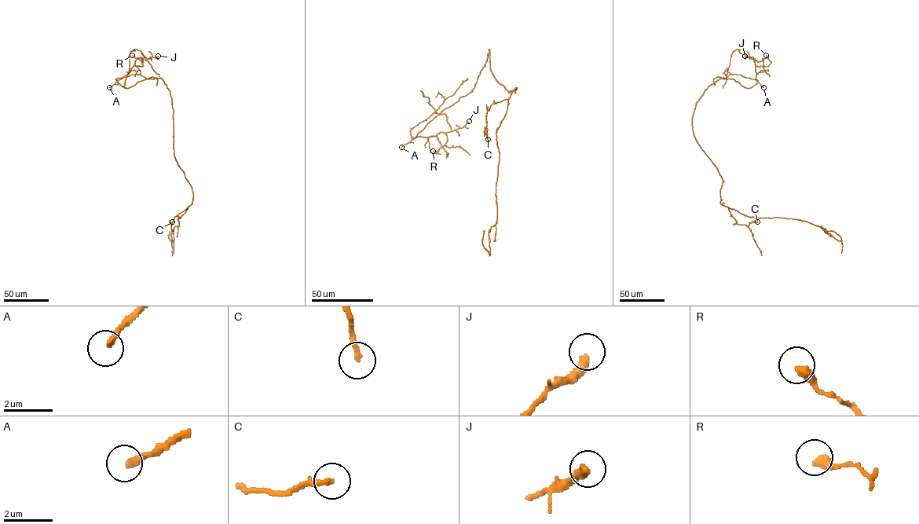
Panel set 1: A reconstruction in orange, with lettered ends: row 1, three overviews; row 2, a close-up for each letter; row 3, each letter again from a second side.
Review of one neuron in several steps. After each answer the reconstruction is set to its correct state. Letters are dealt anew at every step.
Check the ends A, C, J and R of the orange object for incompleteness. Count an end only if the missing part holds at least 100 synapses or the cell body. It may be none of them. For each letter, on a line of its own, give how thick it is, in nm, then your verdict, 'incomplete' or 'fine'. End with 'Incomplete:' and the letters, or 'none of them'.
A: calibre 280 nm; incomplete
C: calibre 220 nm; fine
J: calibre 360 nm; fine
R: calibre 380 nm; fine
Incomplete: A

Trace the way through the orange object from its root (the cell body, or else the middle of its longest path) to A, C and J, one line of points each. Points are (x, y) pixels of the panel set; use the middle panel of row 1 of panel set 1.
A: (489, 51), (485, 66), (472, 90), (444, 108), (401, 147)
C: (489, 51), (490, 70), (496, 80), (508, 91), (517, 88), (508, 99), (493, 102), (487, 110), (488, 139)
J: (489, 51), (474, 87), (444, 108), (412, 139), (455, 130), (469, 121)

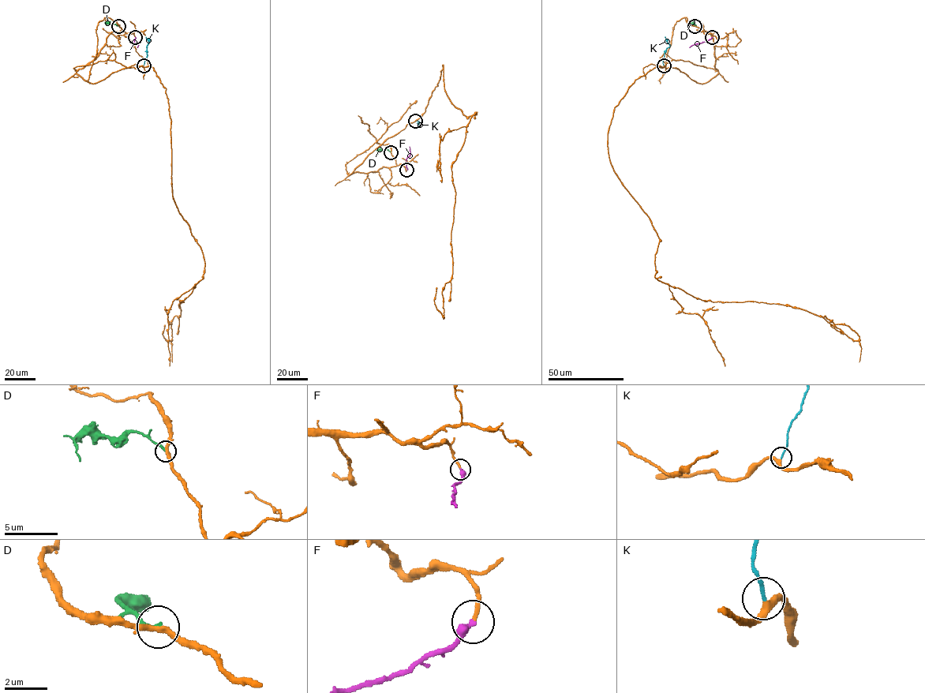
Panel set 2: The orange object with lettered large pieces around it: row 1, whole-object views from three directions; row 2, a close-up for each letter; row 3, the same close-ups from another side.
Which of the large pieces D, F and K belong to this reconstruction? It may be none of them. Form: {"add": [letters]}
{"add": ["F", "K"]}

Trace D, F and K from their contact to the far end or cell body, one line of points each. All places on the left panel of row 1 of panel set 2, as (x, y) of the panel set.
D: (118, 26), (106, 23), (106, 25)
F: (135, 37), (133, 42), (138, 43), (137, 47)
K: (143, 65), (149, 42), (146, 37)

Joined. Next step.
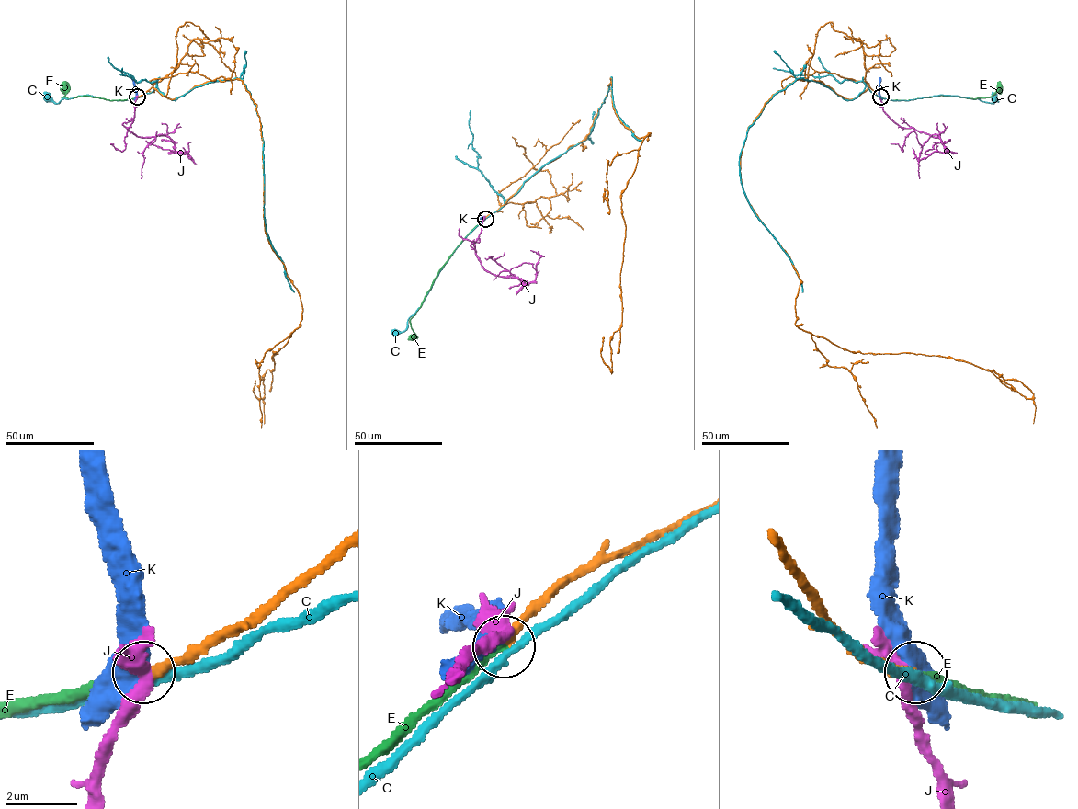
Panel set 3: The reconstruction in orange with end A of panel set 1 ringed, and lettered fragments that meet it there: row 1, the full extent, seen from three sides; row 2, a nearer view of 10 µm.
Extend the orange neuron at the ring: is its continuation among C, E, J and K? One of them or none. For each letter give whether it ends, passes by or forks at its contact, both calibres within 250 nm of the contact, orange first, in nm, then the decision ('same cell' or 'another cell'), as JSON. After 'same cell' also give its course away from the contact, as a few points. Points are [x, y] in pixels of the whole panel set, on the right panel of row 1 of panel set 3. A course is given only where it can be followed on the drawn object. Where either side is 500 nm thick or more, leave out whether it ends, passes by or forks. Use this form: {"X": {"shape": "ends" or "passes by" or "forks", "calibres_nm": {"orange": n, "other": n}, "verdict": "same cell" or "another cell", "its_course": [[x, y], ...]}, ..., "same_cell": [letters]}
{"C": {"shape": "passes by", "calibres_nm": {"orange": 300, "other": 260}, "verdict": "another cell"}, "E": {"shape": "ends", "calibres_nm": {"orange": 280, "other": 240}, "verdict": "same cell", "its_course": [[880, 97], [904, 100], [940, 96], [976, 98], [989, 97], [998, 87]]}, "J": {"shape": "forks", "calibres_nm": {"orange": 320, "other": 360}, "verdict": "another cell"}, "K": {"shape": "passes by", "calibres_nm": {"orange": 300, "other": 460}, "verdict": "another cell"}, "same_cell": ["E"]}

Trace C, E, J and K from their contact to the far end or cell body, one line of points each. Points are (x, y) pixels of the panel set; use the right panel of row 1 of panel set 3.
C: (880, 97), (910, 100), (942, 95), (992, 103), (994, 96)
E: (880, 97), (904, 100), (940, 96), (976, 98), (989, 97), (998, 87)
J: (879, 97), (883, 110), (902, 127), (939, 135), (947, 151), (926, 154), (926, 151), (942, 141)
K: (880, 97), (880, 77)

